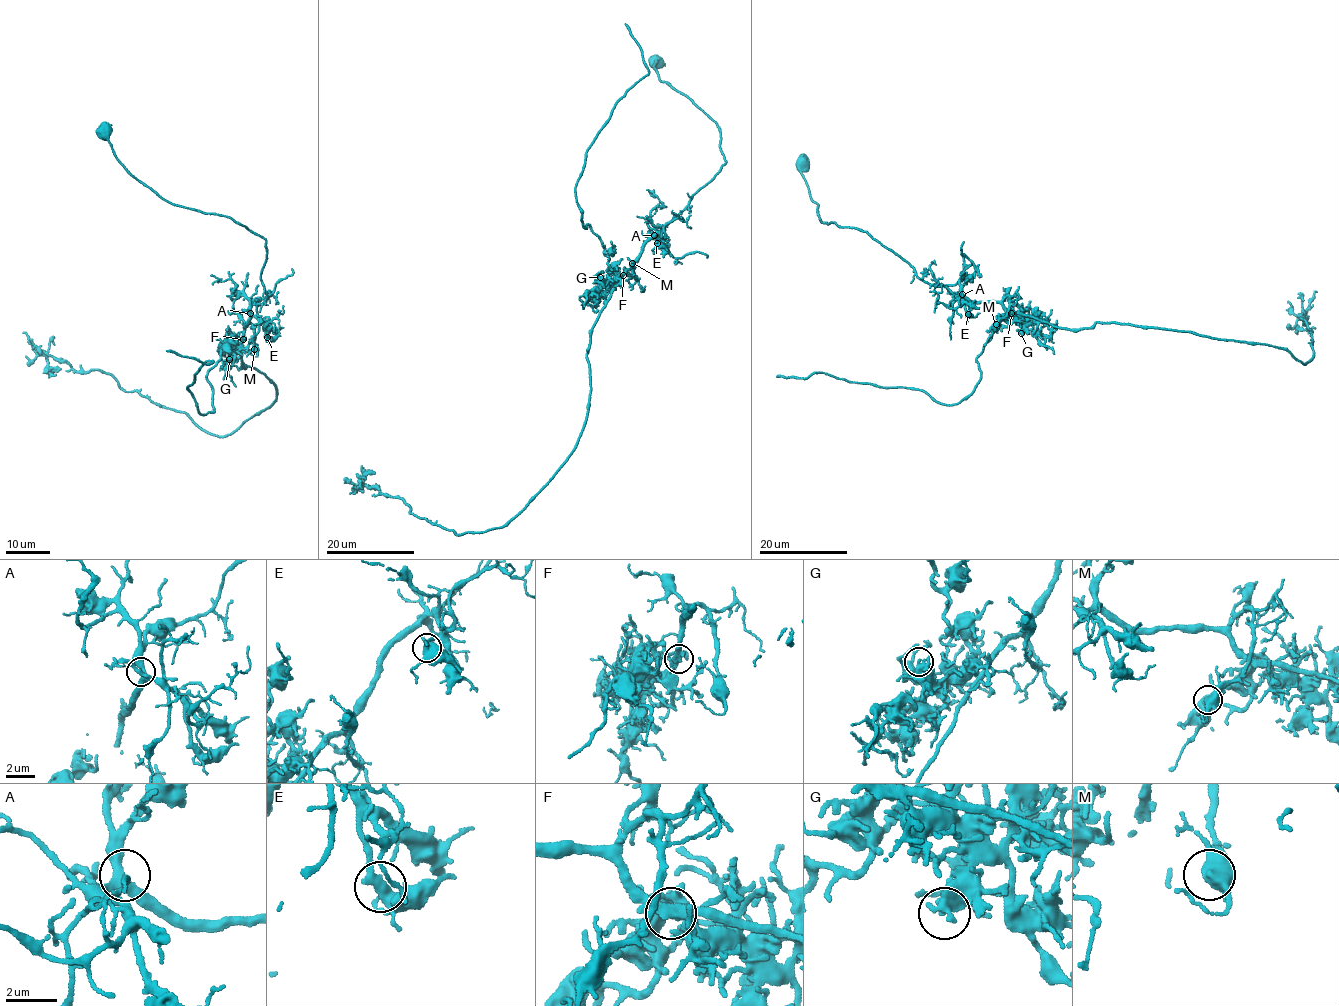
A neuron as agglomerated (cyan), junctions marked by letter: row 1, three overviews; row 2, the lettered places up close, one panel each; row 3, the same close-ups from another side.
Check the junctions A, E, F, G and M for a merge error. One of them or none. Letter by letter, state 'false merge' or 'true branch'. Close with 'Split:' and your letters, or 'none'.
A: true branch
E: true branch
F: false merge
G: true branch
M: true branch
Split: F

